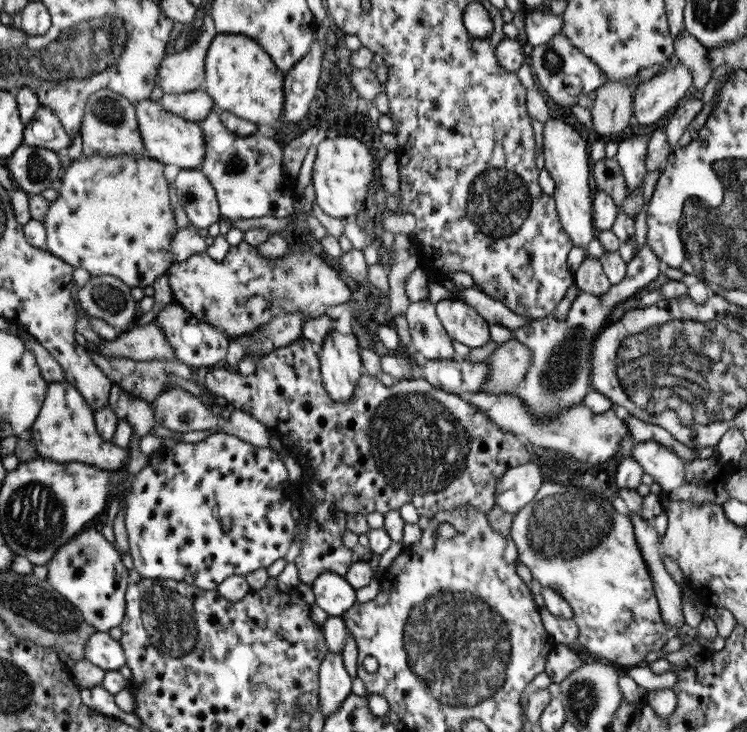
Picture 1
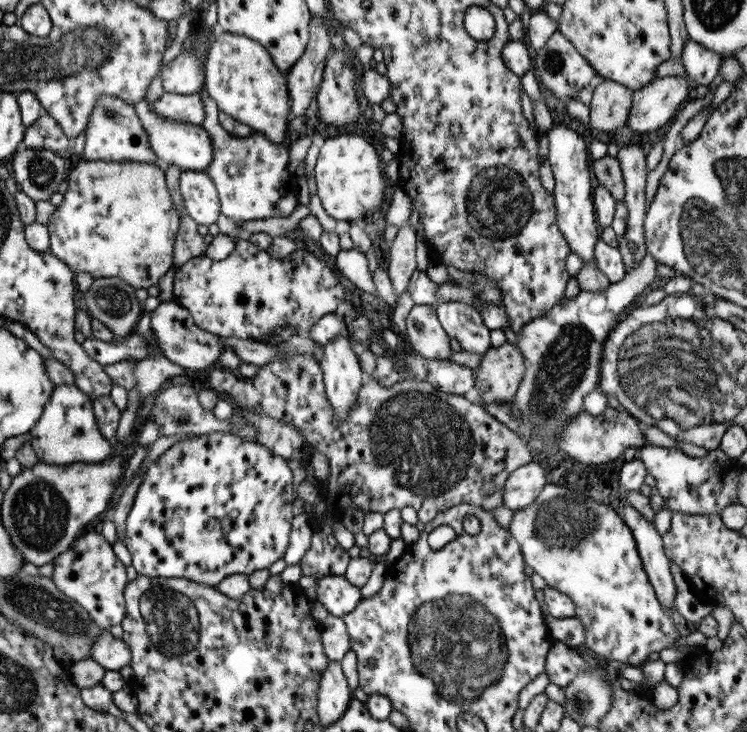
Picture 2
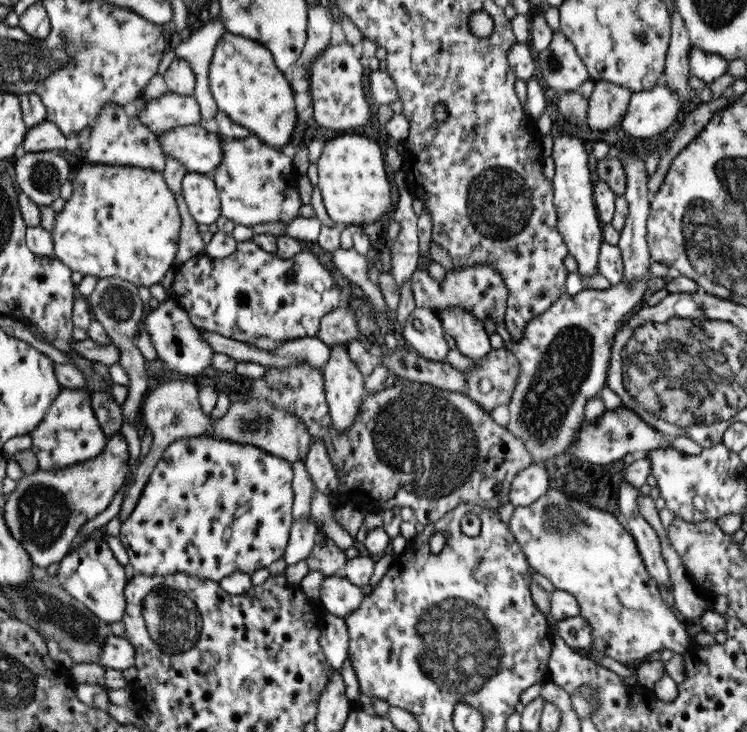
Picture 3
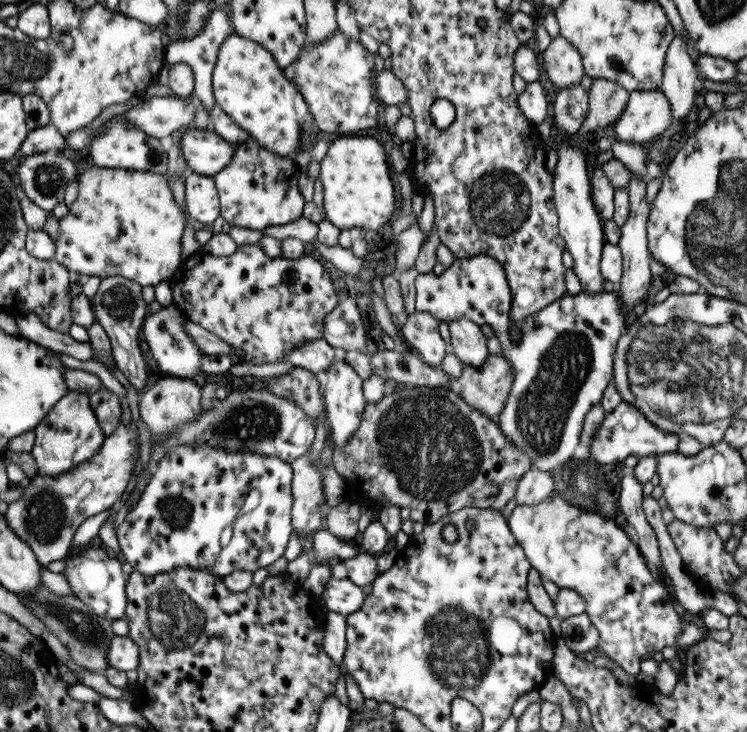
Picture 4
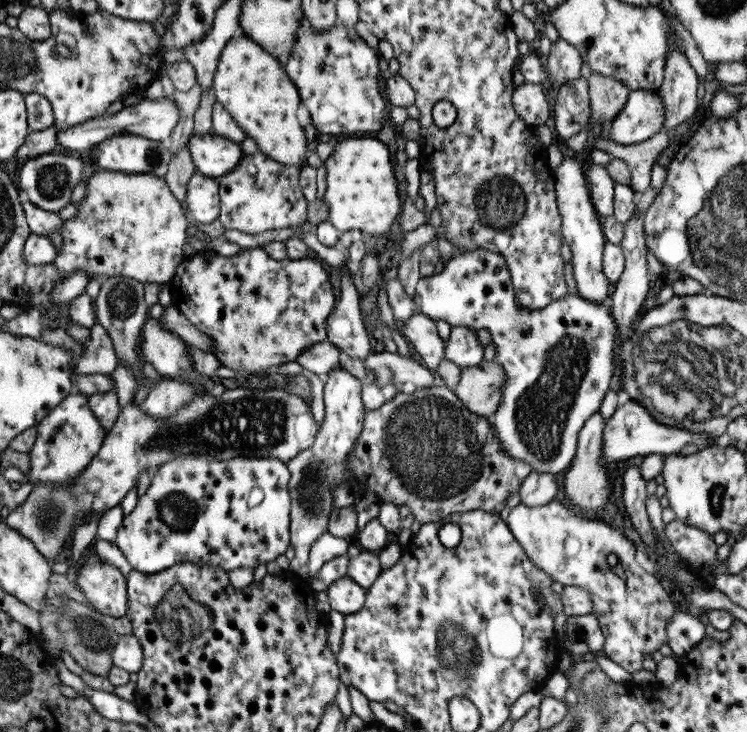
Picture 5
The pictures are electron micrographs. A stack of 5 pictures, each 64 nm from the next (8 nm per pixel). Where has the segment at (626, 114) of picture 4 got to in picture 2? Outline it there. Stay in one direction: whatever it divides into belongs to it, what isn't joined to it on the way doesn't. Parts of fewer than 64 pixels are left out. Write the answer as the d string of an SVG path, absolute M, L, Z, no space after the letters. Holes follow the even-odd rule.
M655 77L648 86L632 92L625 126L637 134L651 134L669 124L689 96L685 78Z

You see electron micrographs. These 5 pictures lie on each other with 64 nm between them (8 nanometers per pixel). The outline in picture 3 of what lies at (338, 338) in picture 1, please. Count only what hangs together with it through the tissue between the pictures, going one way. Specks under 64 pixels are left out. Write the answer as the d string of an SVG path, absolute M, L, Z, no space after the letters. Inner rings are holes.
M333 344L322 368L324 400L337 433L351 428L364 394L365 377L348 355L345 346Z

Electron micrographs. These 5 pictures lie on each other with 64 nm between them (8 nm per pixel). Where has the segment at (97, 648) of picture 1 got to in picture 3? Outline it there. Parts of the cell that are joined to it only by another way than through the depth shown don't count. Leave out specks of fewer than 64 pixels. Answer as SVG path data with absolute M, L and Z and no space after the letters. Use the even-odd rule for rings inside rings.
M110 634L101 644L99 665L113 670L125 670L133 666L135 649L125 637L116 637Z

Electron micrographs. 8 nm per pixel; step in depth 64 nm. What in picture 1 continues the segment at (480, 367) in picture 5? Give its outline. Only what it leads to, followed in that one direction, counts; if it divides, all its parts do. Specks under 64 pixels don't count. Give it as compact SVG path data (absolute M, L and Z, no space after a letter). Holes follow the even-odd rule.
M509 339L497 345L489 359L484 362L489 368L489 373L479 391L493 396L515 395L513 384L523 380L527 367L531 365L531 354L519 340Z

